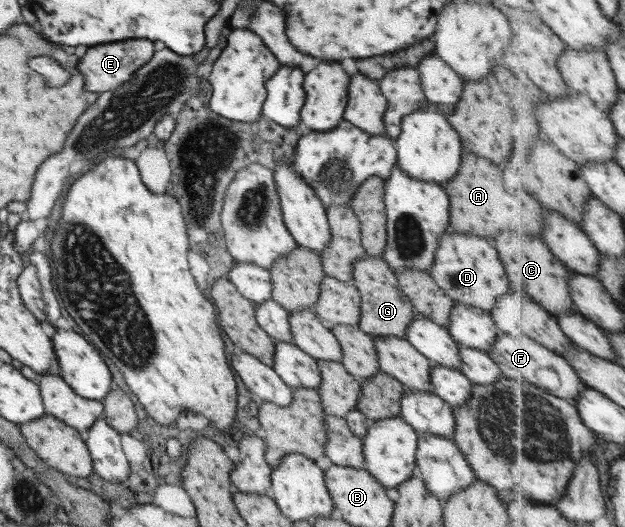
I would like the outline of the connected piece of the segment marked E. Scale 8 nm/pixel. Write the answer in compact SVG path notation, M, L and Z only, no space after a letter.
M139 40L139 42L111 42L111 44L99 44L99 46L91 46L87 48L85 53L79 58L77 70L84 78L84 89L87 92L107 92L113 90L117 86L121 86L123 82L131 80L133 72L151 58L153 54L153 44L147 40Z

